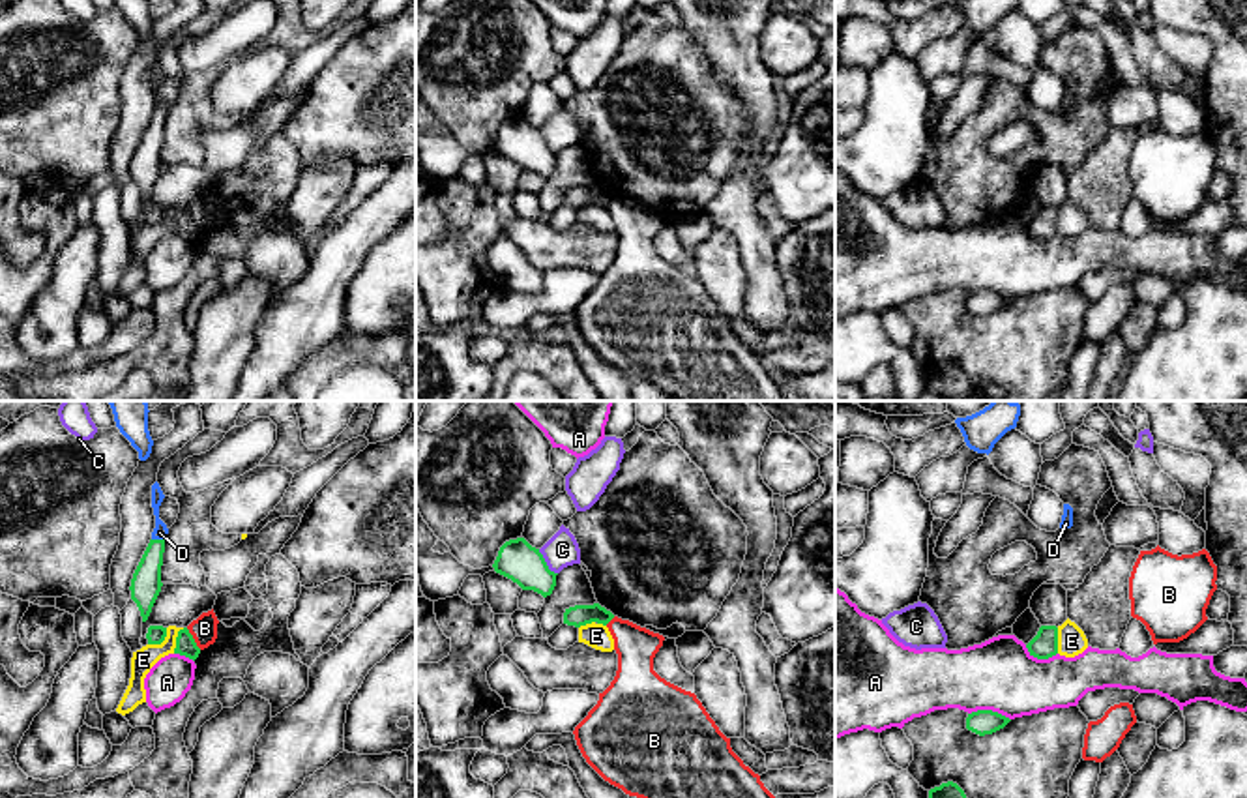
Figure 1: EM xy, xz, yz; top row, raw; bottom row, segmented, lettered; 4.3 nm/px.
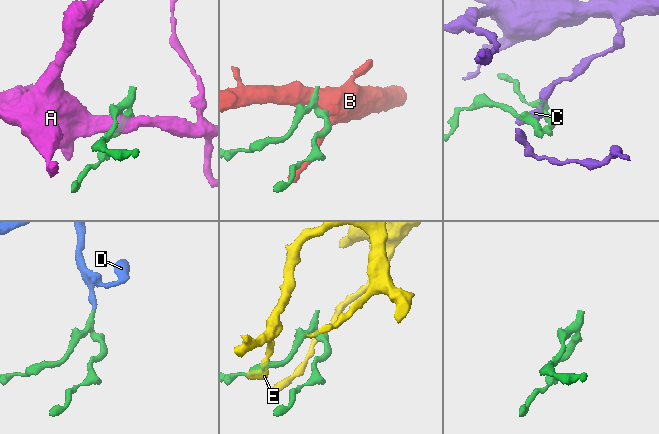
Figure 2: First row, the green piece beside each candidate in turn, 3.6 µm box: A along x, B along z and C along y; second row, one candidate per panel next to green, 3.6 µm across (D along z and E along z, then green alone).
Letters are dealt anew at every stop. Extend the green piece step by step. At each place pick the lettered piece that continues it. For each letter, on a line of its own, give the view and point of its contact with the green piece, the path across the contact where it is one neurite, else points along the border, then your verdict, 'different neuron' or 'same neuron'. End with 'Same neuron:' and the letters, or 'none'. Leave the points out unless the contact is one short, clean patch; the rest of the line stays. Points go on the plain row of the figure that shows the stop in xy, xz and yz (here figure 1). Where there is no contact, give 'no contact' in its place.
A: meets green in yz at (989, 291); different neuron
B: meets green in xy at (193, 220); border along xy (186, 208), (201, 229); different neuron
C: meets green in xz at (545, 143); border along xz (538, 130), (545, 145), (557, 154); different neuron
D: meets green in xy at (158, 120); runs through xy (146, 163), (158, 120), (160, 113); same neuron
E: meets green in xy at (161, 221); border along xy (167, 208), (167, 216), (160, 223), (148, 225); different neuron
Same neuron: D

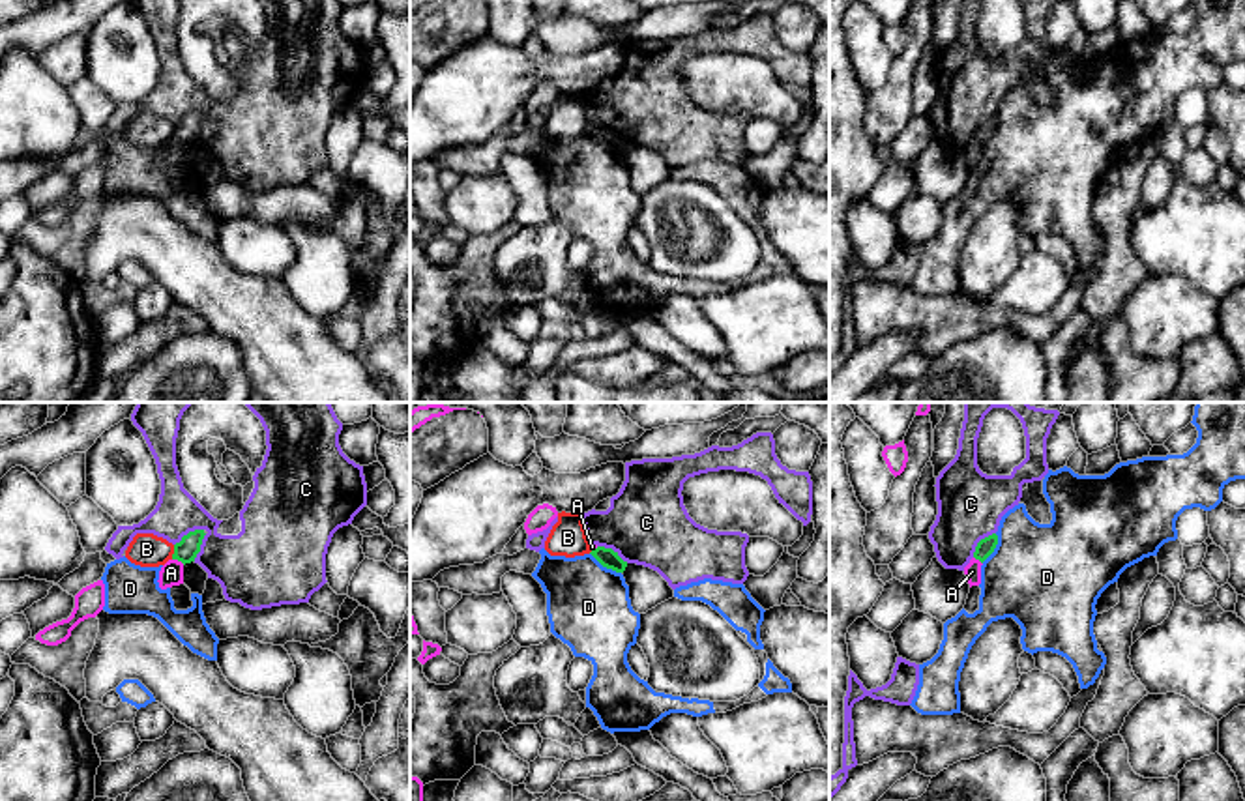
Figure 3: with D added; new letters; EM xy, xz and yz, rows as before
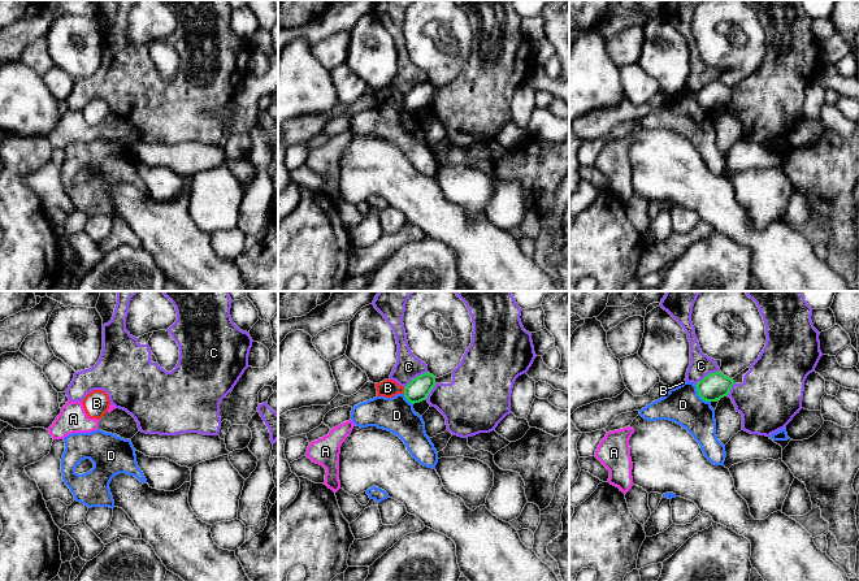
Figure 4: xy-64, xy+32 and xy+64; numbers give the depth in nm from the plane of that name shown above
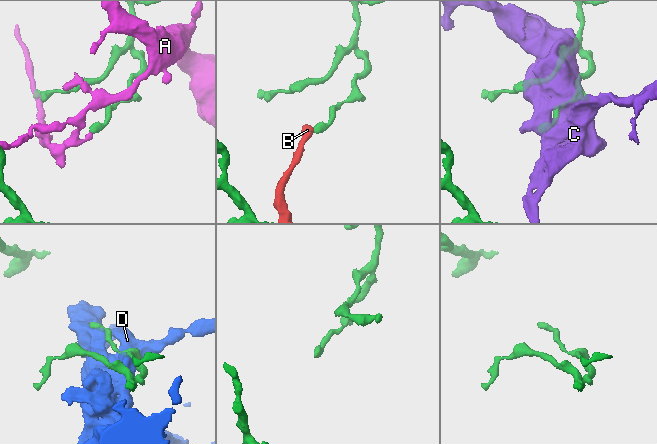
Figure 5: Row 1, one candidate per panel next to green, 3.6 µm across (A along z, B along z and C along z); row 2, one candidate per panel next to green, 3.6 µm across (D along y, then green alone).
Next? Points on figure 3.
A: meets green in xy at (178, 141); border along xy (173, 139), (184, 145); different neuron
B: meets green in xy at (175, 133); border along xy (175, 126), (171, 139); different neuron
C: meets green in xz at (611, 130); different neuron
D: meets green in xz at (605, 146); different neuron
Same neuron: none

